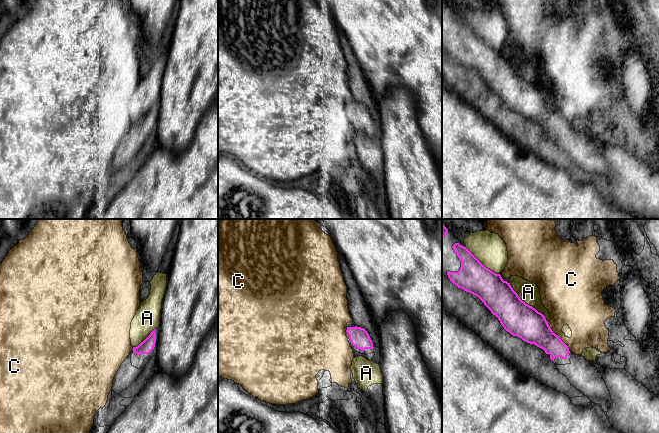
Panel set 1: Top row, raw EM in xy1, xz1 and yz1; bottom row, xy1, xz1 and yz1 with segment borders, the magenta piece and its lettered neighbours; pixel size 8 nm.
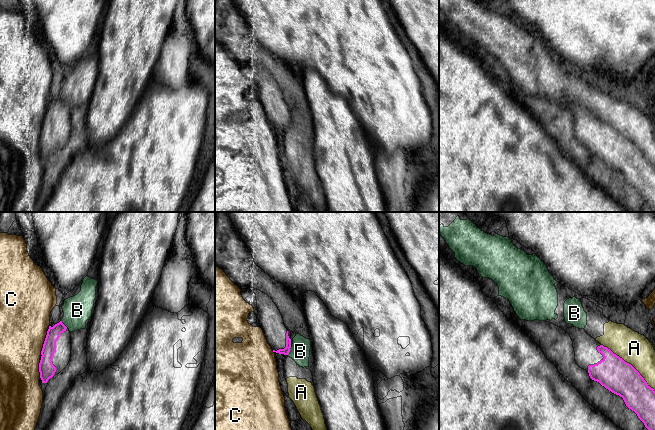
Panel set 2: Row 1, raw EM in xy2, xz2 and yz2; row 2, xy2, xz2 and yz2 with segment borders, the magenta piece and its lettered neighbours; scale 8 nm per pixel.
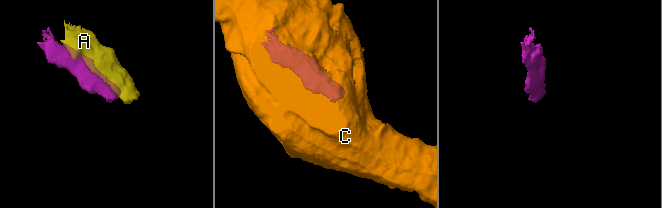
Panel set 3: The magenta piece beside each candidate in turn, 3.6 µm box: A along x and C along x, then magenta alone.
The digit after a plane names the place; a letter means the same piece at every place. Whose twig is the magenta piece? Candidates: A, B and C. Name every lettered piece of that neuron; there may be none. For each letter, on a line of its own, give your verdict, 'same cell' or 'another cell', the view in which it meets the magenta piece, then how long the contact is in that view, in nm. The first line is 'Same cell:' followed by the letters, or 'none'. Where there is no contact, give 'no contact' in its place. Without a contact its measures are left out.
Same cell: none
A: another cell; meets magenta in yz2; contact 550 nm long
B: another cell; meets magenta in xy2; contact 80 nm long
C: another cell; meets magenta in yz1; contact 300 nm long

